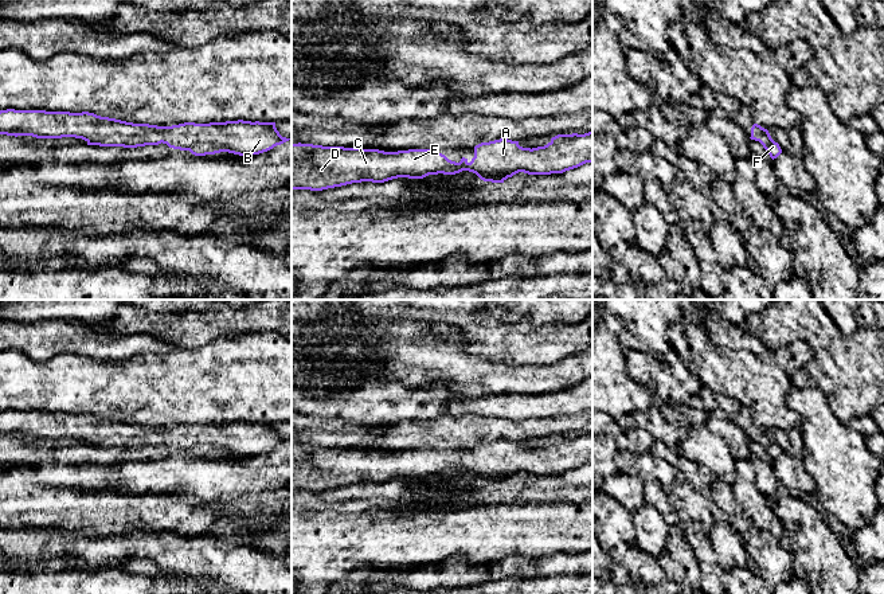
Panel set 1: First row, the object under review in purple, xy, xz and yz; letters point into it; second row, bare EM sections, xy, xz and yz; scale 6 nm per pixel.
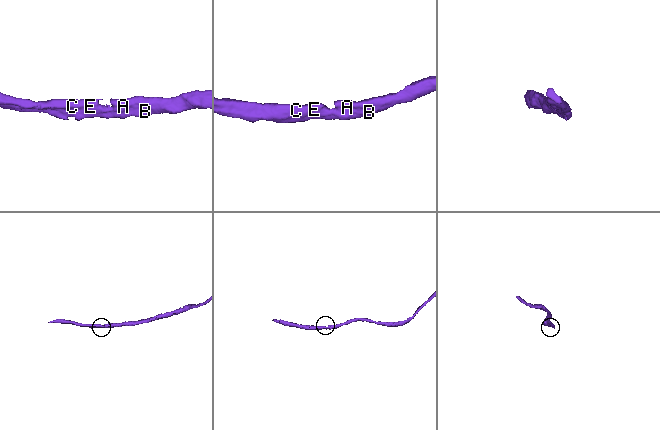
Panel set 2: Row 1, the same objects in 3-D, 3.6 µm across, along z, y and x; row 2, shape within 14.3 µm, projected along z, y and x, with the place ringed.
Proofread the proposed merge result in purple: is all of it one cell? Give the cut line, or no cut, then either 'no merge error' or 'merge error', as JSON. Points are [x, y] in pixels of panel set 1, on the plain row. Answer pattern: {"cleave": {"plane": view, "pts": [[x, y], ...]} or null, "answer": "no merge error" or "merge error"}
{"cleave": null, "answer": "no merge error"}

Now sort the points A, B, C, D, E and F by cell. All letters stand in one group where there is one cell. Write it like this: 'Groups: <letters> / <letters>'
Groups: A B C D E F

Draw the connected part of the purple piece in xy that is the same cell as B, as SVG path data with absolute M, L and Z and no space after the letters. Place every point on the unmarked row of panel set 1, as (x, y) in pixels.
M0 411L0 435L36 439L82 439L87 446L137 449L167 445L195 457L228 453L253 457L290 439L282 438L275 423L226 422L172 427L133 425L94 414Z

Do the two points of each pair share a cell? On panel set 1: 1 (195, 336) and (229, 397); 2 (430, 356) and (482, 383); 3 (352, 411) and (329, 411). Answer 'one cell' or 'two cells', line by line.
1: two cells
2: one cell
3: one cell

